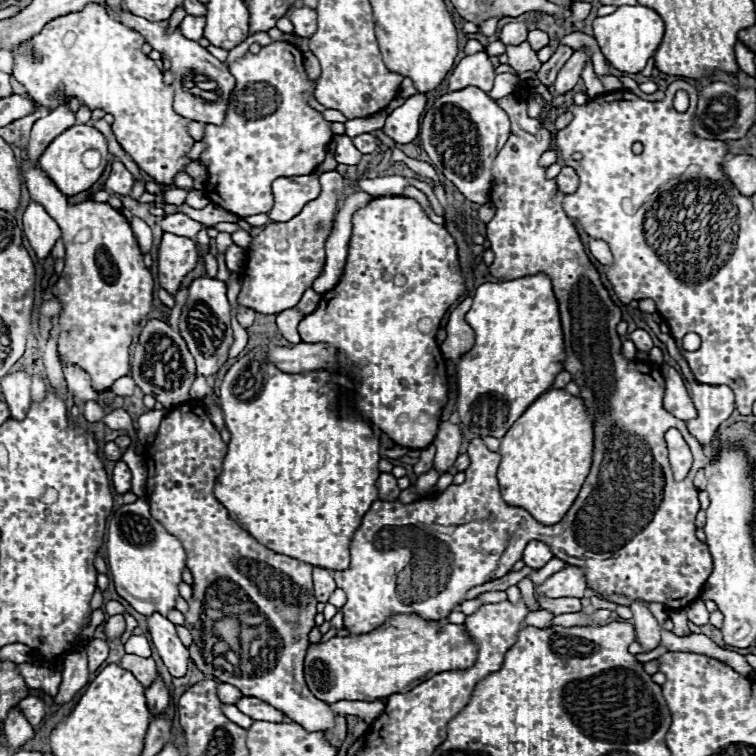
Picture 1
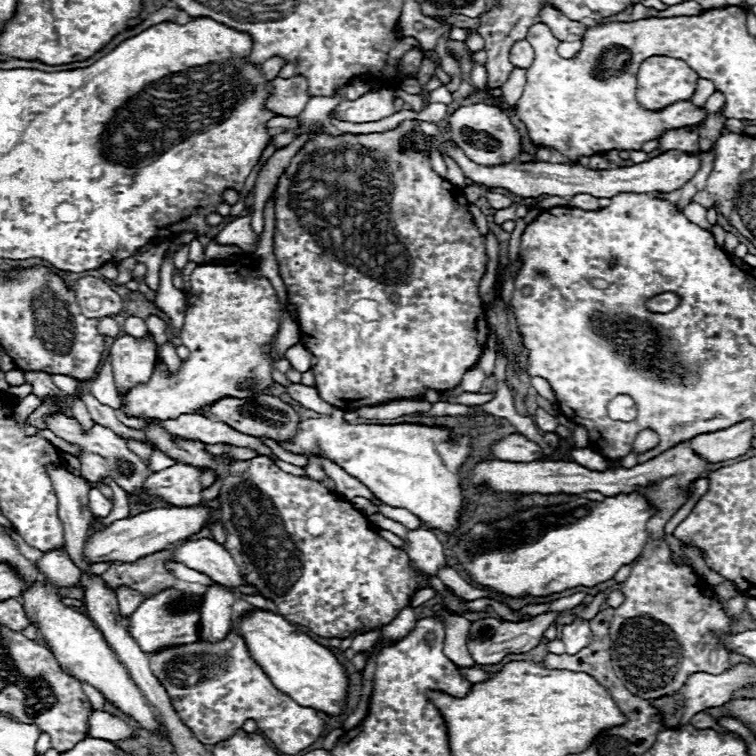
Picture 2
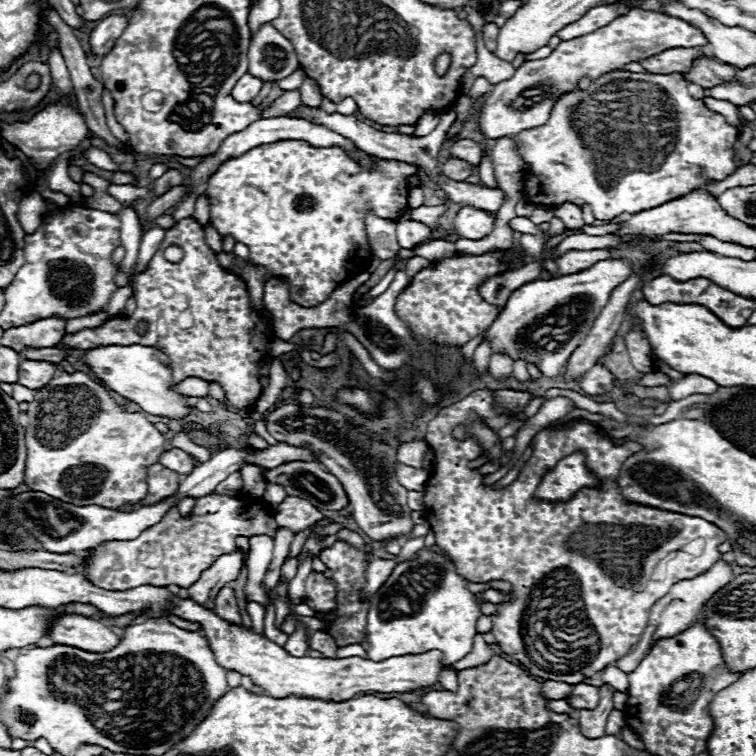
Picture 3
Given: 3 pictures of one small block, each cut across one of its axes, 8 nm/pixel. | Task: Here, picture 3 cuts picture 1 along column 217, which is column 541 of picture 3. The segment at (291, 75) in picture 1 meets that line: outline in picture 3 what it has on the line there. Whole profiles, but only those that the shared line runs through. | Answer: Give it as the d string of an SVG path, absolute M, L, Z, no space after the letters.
M616 70L616 72L604 74L604 78L598 78L596 82L592 82L592 96L590 96L590 90L588 92L574 90L572 94L560 96L556 106L552 108L550 120L546 124L536 126L532 130L524 130L524 132L516 134L514 140L518 140L518 144L520 144L518 152L524 156L526 164L528 164L528 180L534 178L534 182L536 182L536 190L534 190L534 194L530 194L532 202L544 204L544 206L554 206L560 202L572 202L572 204L580 206L586 202L586 204L590 204L596 220L614 220L620 214L634 214L634 212L648 210L652 206L660 206L664 202L682 198L684 194L704 186L708 180L724 180L726 176L734 174L736 162L734 162L732 150L734 150L736 136L738 136L738 130L734 126L726 124L724 116L708 110L702 100L696 100L688 94L686 80L682 74L636 74L636 72Z

